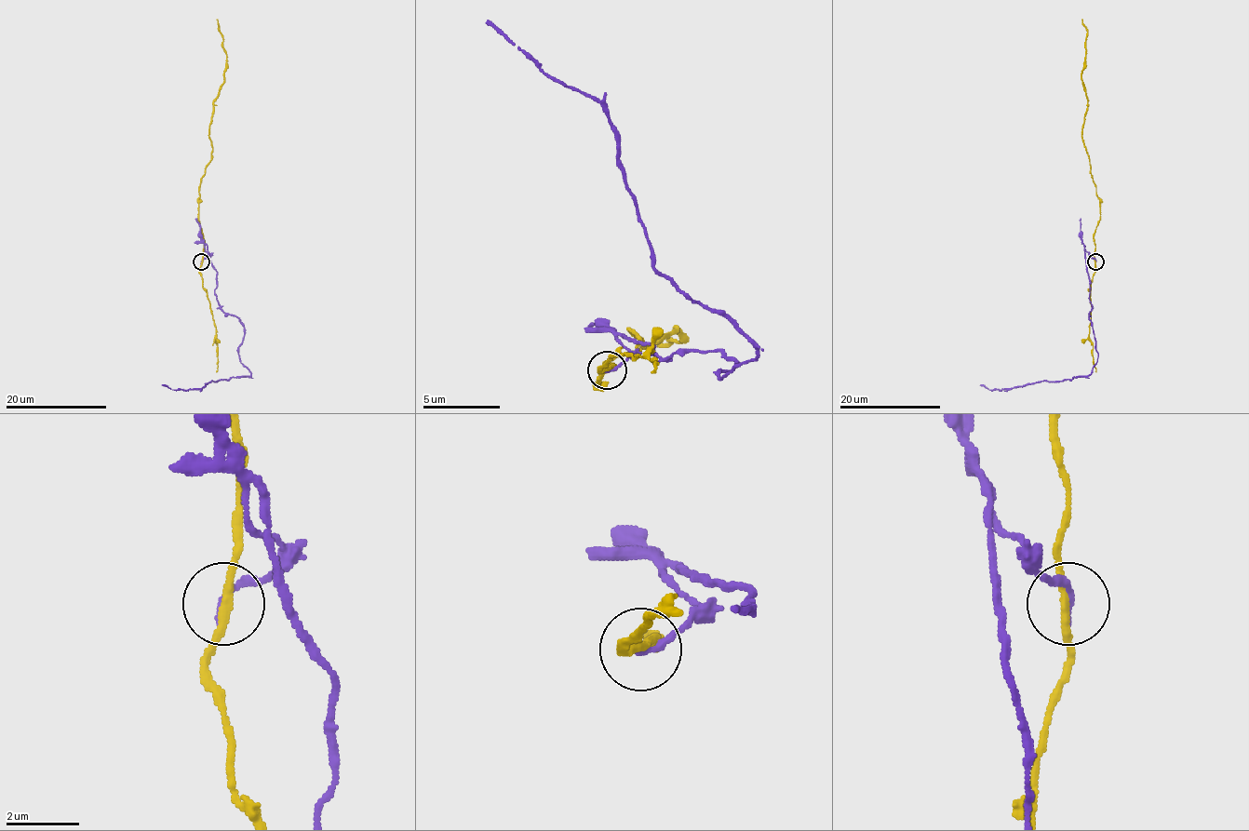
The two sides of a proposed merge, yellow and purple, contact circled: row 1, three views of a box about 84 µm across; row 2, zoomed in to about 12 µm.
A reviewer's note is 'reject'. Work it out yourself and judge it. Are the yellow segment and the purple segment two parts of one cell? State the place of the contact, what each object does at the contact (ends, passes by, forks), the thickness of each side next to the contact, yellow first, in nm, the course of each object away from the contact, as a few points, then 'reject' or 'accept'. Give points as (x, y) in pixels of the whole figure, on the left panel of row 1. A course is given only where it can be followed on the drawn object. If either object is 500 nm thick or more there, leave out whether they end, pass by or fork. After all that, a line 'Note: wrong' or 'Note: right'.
place (201, 261); yellow passes by; purple ends; calibres 200 and 190 nm; course yellow (201, 261), (200, 181), (211, 158), (208, 126), (214, 99), (226, 68), (226, 52), (216, 19); course purple (201, 261), (210, 255), (219, 307), (243, 327), (239, 361), (250, 374), (183, 390), (162, 385); reject
Note: right

